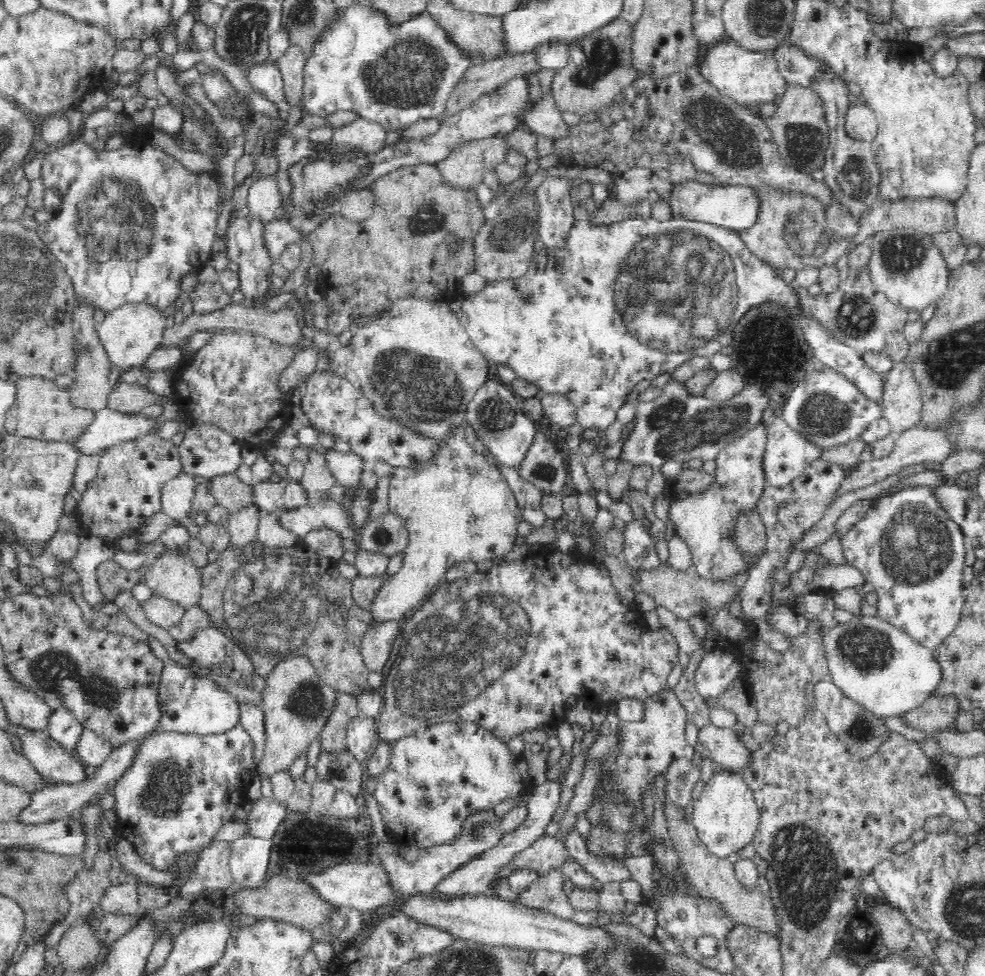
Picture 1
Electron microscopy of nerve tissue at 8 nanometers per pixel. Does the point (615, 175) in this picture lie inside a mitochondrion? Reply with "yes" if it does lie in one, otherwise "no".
no

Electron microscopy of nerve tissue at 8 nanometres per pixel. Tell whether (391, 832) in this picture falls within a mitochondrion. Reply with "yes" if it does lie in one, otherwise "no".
no

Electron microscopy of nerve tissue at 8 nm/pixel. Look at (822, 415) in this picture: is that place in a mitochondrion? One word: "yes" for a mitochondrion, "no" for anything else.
yes

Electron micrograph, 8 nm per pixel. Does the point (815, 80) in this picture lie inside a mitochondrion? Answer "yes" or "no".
no

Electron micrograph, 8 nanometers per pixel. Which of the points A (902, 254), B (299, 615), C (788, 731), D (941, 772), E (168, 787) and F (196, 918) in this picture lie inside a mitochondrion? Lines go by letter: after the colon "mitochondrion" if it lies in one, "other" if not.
A: mitochondrion
B: mitochondrion
C: other
D: other
E: mitochondrion
F: other

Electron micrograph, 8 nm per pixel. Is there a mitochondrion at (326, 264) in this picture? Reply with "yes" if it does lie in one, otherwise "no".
no

